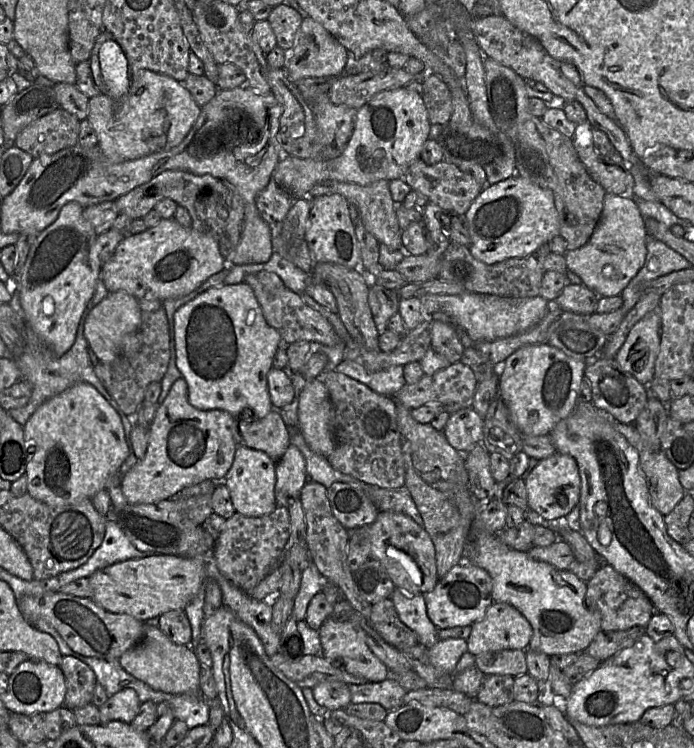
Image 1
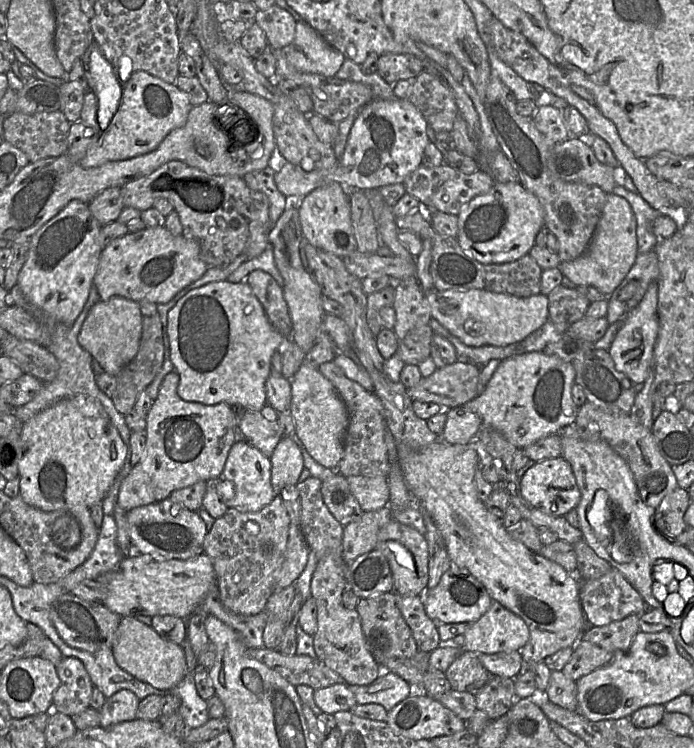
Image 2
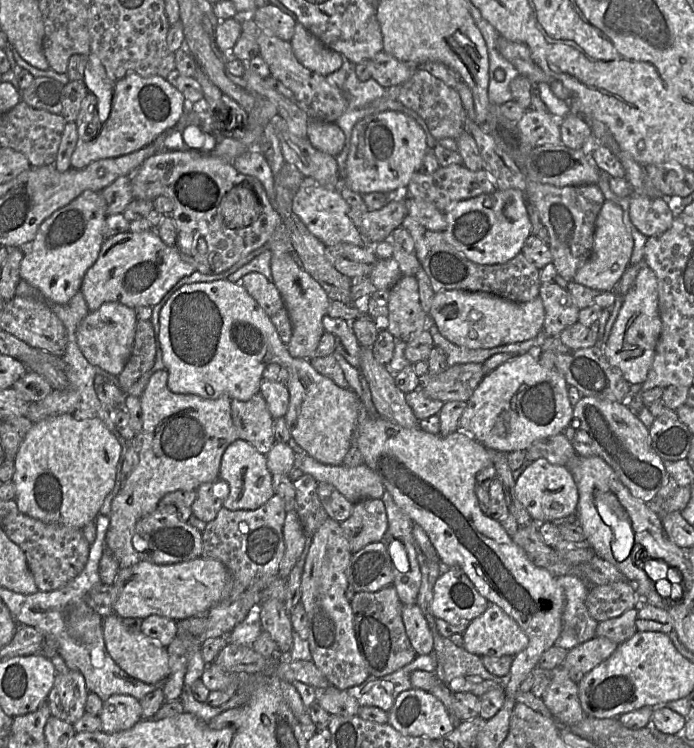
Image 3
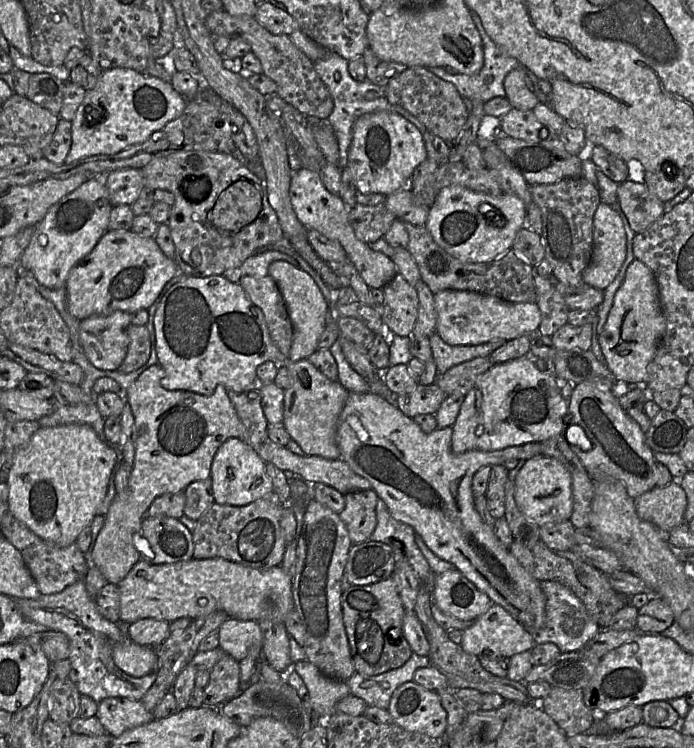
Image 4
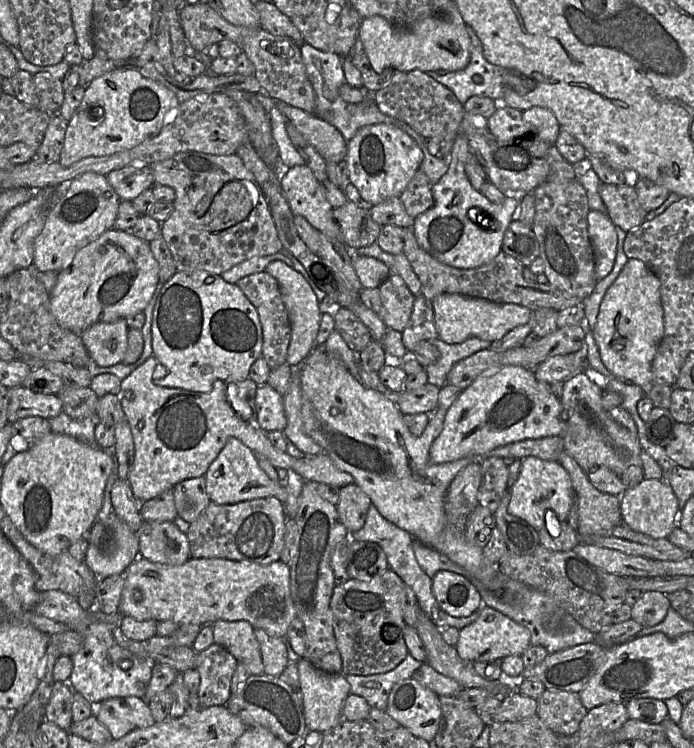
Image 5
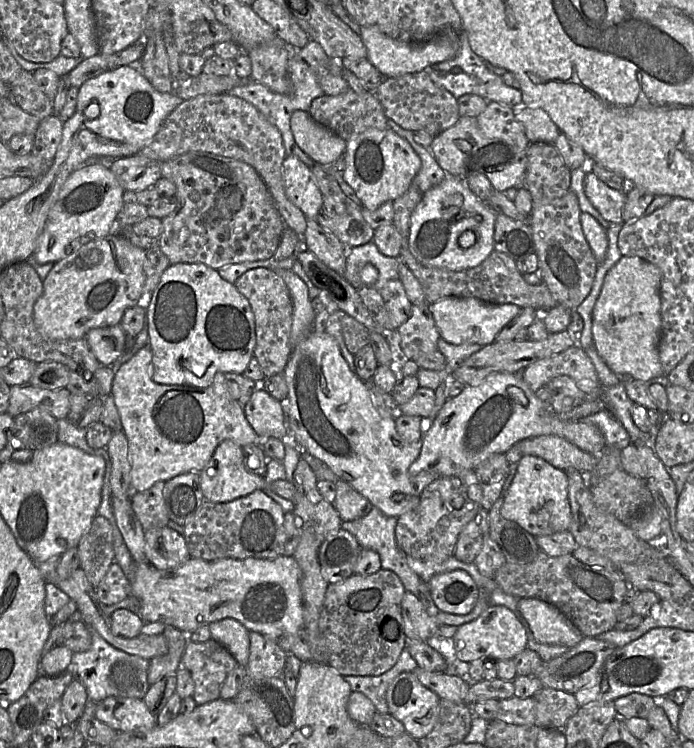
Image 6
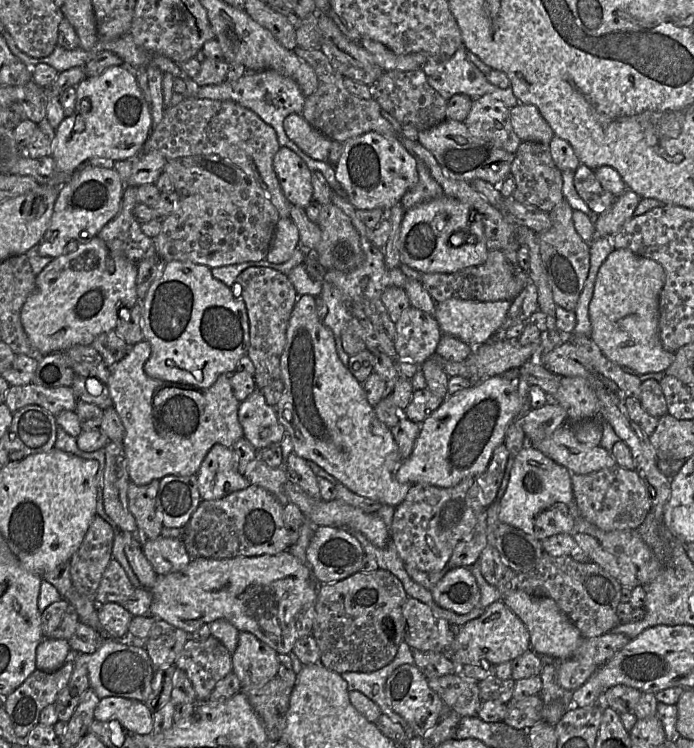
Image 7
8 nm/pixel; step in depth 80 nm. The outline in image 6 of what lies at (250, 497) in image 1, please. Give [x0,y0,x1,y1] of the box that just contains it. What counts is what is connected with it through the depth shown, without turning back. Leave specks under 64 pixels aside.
[199,440,296,507]

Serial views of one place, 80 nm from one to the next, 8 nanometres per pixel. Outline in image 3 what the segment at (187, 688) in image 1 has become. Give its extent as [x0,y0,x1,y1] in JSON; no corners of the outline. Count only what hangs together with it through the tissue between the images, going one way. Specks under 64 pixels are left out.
[103,614,169,684]

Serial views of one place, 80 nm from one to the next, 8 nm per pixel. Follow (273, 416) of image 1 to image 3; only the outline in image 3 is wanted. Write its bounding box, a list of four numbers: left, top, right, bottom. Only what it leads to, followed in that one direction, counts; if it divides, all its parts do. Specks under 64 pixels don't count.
[231,392,276,455]

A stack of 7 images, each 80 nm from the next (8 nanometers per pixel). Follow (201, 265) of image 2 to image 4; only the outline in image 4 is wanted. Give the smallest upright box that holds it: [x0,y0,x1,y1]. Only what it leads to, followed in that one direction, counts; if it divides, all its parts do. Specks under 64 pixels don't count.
[65,230,179,320]

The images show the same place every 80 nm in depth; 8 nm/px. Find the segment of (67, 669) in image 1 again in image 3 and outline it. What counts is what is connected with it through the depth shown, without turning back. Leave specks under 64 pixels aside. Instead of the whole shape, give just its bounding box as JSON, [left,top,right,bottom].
[47,670,89,724]

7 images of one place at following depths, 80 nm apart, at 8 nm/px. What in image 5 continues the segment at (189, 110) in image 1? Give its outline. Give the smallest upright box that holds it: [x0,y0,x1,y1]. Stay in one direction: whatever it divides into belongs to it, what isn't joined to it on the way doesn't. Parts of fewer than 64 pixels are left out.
[59,69,179,167]

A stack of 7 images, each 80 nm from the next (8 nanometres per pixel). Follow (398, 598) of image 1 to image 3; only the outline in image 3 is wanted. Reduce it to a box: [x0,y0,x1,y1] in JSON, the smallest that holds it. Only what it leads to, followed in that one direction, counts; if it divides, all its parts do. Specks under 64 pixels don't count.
[402,604,434,655]

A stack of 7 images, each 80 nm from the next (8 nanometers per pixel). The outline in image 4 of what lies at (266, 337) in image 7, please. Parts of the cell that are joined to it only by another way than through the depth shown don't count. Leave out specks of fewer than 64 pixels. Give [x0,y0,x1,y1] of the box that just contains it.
[238,275,293,357]

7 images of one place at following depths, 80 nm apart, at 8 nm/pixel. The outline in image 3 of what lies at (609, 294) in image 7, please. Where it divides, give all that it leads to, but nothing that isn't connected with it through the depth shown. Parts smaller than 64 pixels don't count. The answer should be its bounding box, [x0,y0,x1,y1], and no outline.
[603,266,661,384]

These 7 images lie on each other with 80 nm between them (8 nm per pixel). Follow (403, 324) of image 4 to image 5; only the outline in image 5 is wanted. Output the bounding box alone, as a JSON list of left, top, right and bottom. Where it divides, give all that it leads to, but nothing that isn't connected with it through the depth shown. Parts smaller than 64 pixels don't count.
[378,273,415,333]

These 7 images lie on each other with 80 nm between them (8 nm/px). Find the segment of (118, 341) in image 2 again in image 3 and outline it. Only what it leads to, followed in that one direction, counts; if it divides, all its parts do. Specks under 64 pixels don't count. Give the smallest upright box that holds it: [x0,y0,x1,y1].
[76,302,137,376]

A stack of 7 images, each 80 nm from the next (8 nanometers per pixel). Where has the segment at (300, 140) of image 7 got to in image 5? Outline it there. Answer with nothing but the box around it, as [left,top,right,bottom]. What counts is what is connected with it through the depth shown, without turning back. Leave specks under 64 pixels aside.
[276,100,347,163]

